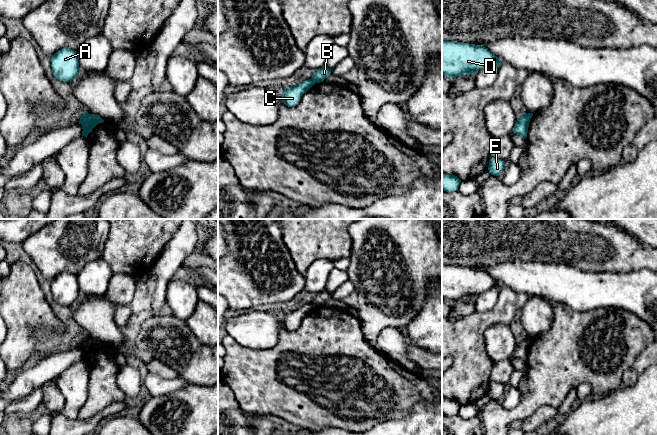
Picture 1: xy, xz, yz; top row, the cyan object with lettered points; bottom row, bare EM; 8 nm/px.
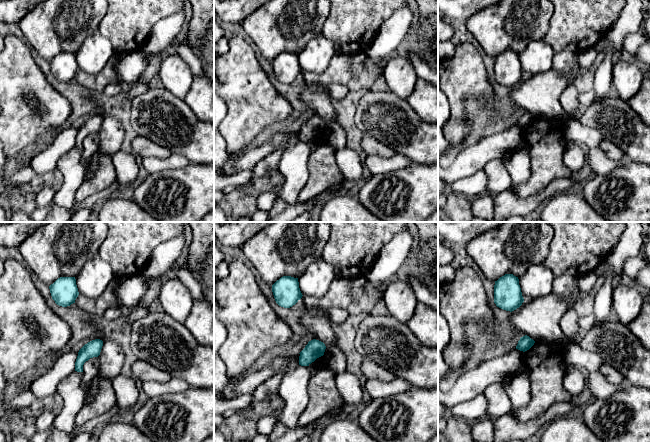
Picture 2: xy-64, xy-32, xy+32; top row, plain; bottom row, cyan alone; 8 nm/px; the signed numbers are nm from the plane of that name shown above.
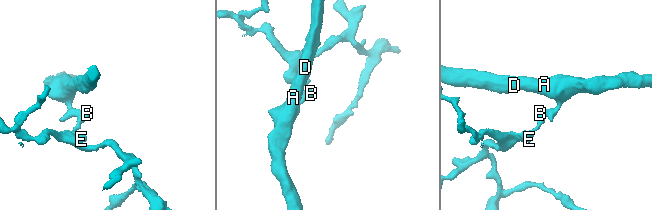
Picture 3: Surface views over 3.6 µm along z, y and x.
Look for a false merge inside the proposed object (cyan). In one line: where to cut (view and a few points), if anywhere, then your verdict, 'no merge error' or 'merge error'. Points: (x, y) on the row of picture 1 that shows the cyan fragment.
xy (90, 114), (80, 123) | merge error

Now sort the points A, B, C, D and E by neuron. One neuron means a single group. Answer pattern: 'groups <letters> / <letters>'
groups A C D / B E

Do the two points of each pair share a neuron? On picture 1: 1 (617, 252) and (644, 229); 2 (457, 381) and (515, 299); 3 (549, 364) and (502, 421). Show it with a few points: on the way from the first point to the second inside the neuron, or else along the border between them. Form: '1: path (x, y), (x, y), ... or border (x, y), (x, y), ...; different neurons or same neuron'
1: border (623, 229), (646, 243); different neurons
2: path (469, 359), (469, 339), (493, 317); same neuron
3: path (548, 380), (518, 412); same neuron

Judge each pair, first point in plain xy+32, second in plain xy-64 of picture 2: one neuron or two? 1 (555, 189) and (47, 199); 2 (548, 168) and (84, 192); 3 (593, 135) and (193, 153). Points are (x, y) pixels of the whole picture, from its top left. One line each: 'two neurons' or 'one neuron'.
1: two neurons
2: one neuron
3: two neurons

